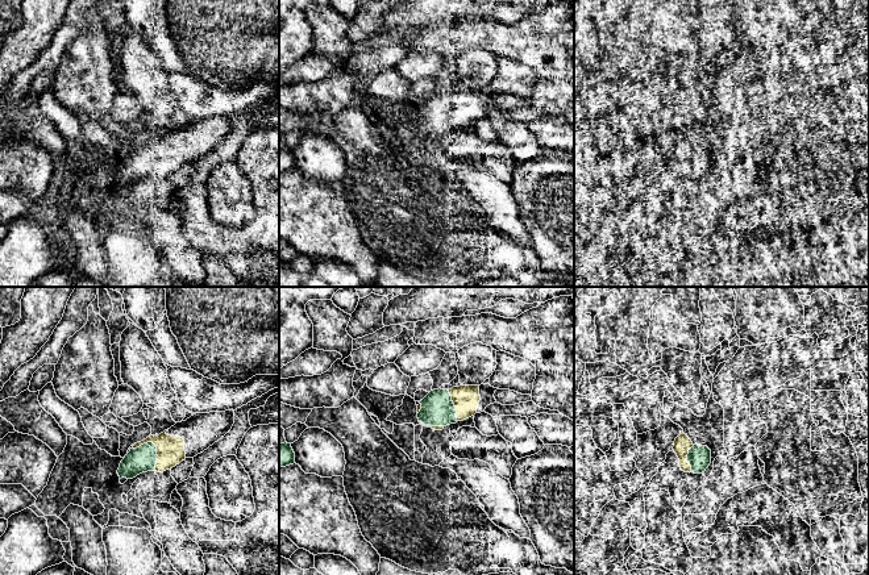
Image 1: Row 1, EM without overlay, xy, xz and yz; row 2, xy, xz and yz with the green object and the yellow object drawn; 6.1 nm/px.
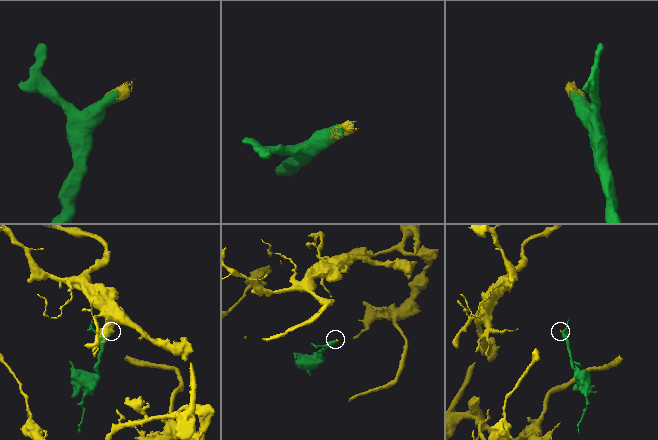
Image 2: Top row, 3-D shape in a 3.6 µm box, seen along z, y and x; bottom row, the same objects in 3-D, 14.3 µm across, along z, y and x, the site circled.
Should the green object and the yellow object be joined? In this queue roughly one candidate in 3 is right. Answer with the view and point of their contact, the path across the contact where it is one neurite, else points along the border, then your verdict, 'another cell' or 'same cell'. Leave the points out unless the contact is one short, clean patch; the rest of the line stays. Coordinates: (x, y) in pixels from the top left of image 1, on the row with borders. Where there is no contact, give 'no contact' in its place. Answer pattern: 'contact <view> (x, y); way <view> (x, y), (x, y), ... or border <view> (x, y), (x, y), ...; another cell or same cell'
contact xy (156, 448); same cell

